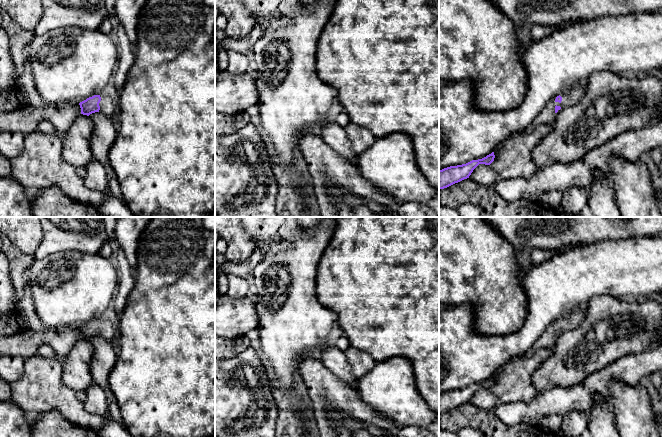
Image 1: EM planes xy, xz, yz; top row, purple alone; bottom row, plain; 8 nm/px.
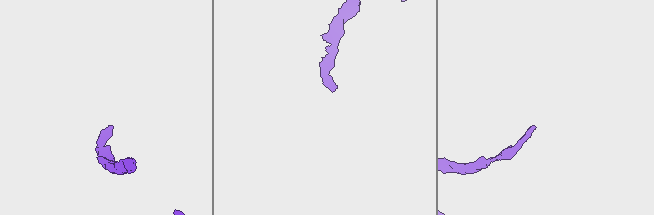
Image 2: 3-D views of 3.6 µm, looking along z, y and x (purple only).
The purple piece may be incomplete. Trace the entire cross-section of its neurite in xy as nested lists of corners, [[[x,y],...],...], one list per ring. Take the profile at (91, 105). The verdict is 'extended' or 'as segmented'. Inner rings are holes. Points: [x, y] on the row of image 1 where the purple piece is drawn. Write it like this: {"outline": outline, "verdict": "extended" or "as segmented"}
{"outline": [[[94,95],[79,103],[81,114],[89,116],[92,113],[99,112],[109,119],[114,118],[116,106],[112,98],[102,95]]], "verdict": "extended"}

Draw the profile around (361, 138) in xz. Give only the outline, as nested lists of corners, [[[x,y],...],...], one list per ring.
[[[350,123],[344,129],[351,141],[352,149],[357,155],[366,151],[377,140],[367,128],[360,125]]]

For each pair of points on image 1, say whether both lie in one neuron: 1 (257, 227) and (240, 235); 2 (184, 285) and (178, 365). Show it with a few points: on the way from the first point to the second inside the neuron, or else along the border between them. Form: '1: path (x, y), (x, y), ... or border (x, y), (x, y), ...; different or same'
1: border (242, 227), (253, 238), (255, 248); different
2: path (184, 305), (183, 345); same

